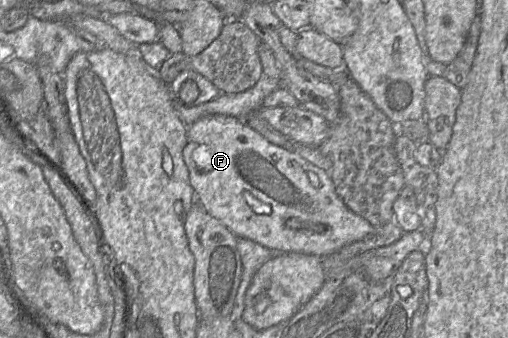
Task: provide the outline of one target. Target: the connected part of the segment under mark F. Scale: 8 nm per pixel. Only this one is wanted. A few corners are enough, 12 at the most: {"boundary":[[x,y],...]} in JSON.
{"boundary":[[243,118],[187,128],[189,184],[236,237],[325,257],[372,232],[329,173]]}

